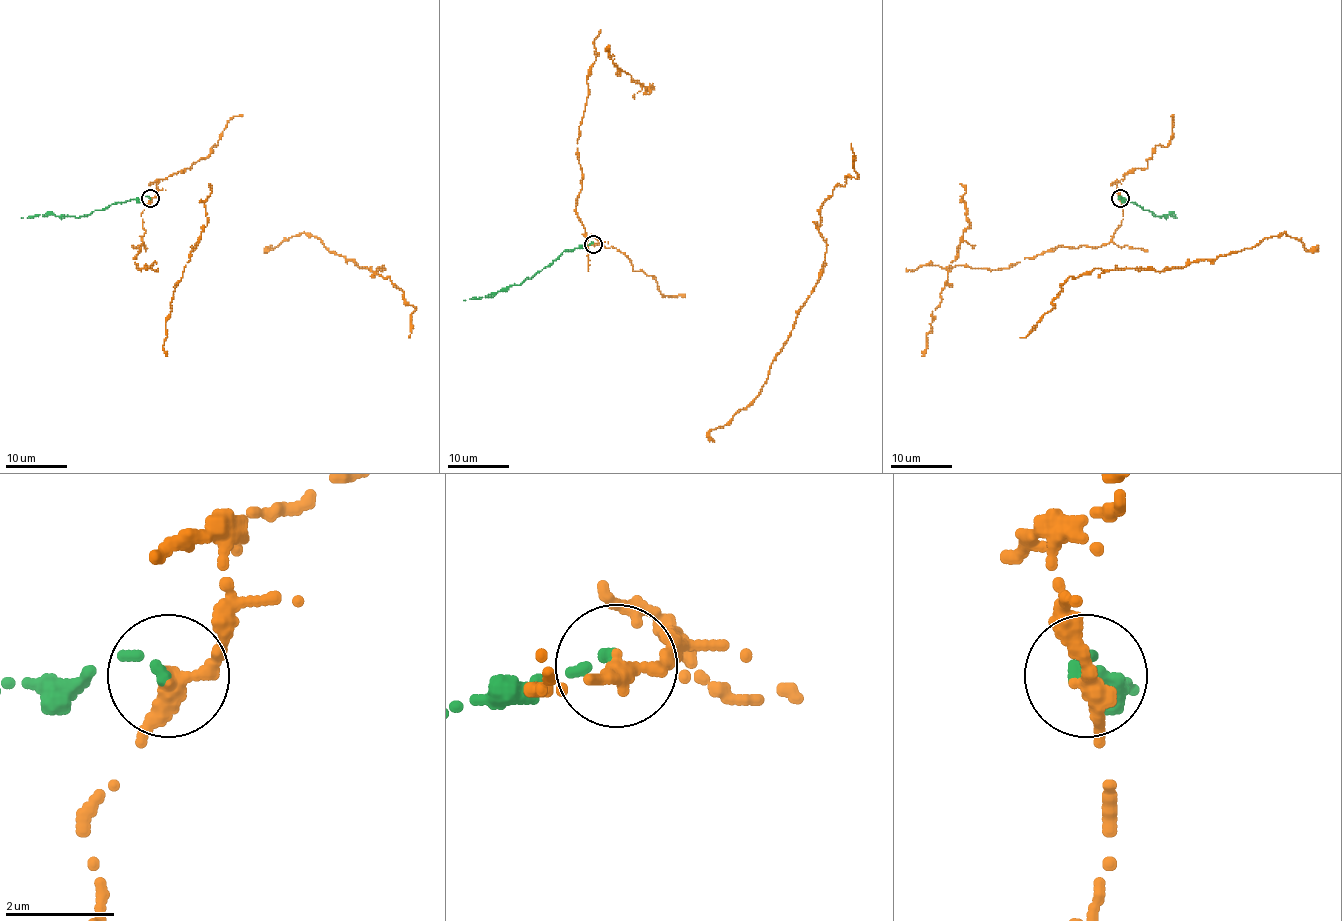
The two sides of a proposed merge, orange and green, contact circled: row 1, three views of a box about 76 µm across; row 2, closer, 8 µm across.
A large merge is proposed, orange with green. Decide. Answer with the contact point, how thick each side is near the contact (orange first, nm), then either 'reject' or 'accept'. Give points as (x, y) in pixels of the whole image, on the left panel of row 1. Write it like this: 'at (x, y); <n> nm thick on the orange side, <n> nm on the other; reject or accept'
at (150, 198); 320 nm thick on the orange side, 180 nm on the other; reject

